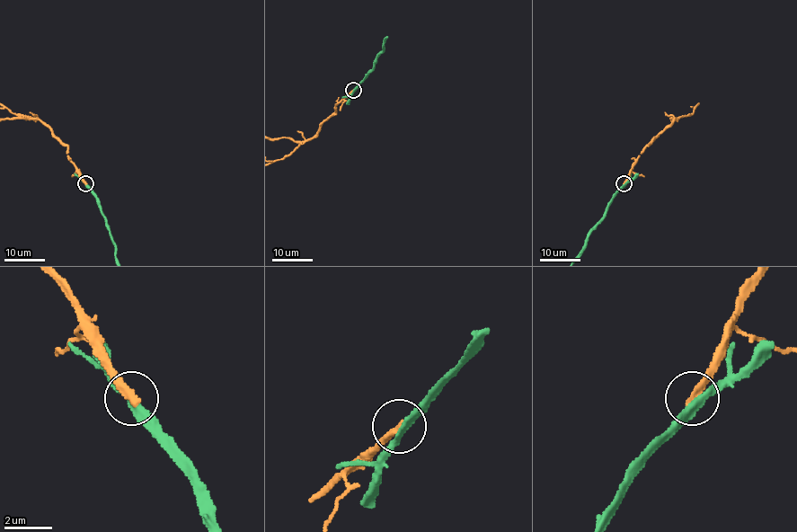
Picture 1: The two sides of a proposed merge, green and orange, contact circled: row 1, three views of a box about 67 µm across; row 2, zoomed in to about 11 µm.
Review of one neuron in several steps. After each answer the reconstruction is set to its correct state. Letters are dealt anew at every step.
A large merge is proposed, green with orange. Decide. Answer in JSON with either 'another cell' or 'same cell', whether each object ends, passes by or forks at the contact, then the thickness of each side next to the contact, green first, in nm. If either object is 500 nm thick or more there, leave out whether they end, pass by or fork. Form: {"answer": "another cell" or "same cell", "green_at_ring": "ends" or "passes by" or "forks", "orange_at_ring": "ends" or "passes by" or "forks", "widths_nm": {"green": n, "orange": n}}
{"answer": "another cell", "green_at_ring": "passes by", "orange_at_ring": "ends", "widths_nm": {"green": 320, "orange": 340}}

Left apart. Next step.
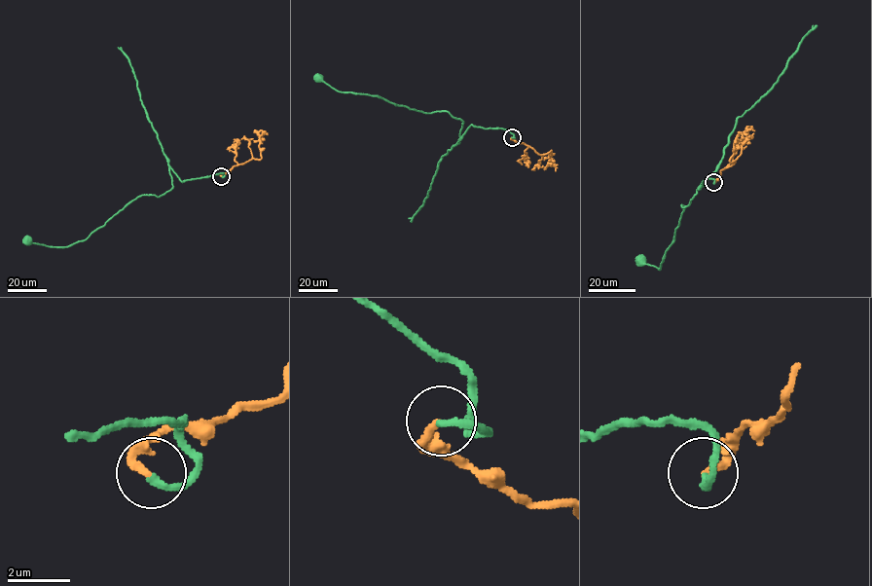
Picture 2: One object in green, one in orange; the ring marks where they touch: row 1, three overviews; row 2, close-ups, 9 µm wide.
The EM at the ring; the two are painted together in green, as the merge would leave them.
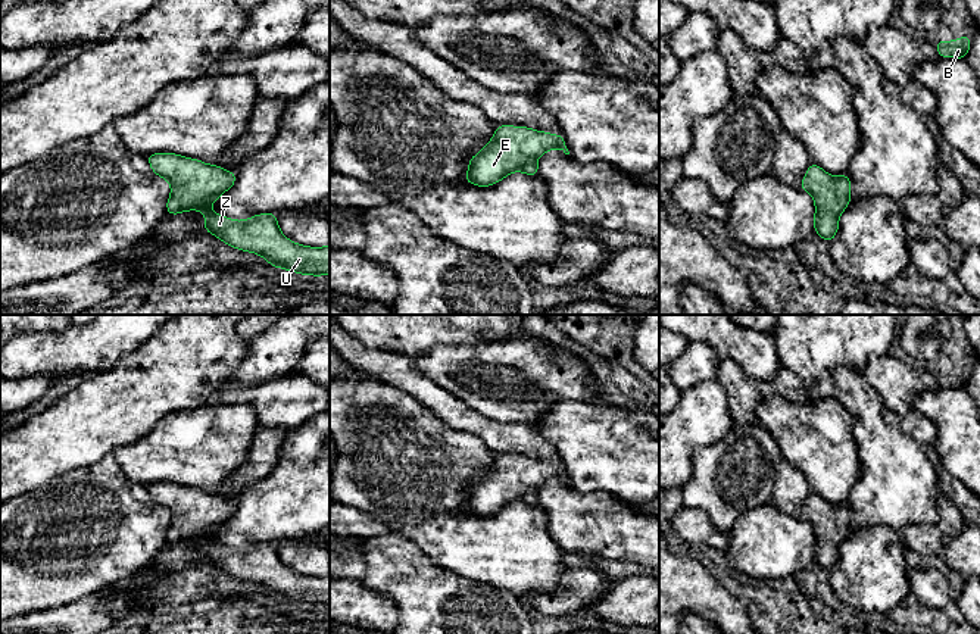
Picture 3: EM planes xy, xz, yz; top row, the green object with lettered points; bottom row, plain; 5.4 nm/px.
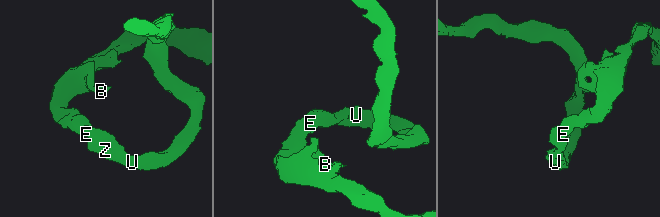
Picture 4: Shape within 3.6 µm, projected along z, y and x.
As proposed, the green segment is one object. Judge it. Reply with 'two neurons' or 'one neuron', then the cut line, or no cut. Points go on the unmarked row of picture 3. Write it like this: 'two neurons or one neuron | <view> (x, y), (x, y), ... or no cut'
one neuron | no cut

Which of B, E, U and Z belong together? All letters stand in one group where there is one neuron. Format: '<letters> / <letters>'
B E U Z

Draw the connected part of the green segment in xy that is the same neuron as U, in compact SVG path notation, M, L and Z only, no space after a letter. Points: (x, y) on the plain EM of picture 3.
M155 482L147 485L147 491L153 503L172 515L166 533L168 544L202 540L206 562L234 578L260 584L274 597L290 602L315 606L330 603L330 575L308 577L293 572L283 565L275 543L234 550L209 538L235 513L234 502L175 482Z

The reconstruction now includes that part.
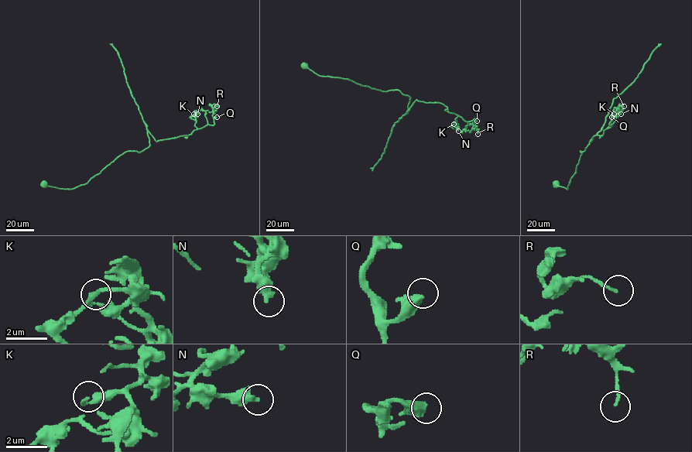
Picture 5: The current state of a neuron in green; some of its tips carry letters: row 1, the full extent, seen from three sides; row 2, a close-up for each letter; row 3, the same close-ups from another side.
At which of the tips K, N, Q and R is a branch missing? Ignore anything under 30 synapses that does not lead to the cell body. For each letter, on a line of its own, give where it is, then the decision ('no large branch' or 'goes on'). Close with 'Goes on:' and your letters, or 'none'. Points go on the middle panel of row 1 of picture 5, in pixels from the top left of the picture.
K: at (453, 124); no large branch
N: at (458, 131); no large branch
Q: at (477, 121); no large branch
R: at (477, 134); no large branch
Goes on: none

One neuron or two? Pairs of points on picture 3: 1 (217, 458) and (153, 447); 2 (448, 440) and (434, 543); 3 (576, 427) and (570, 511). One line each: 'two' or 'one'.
1: one
2: one
3: two

